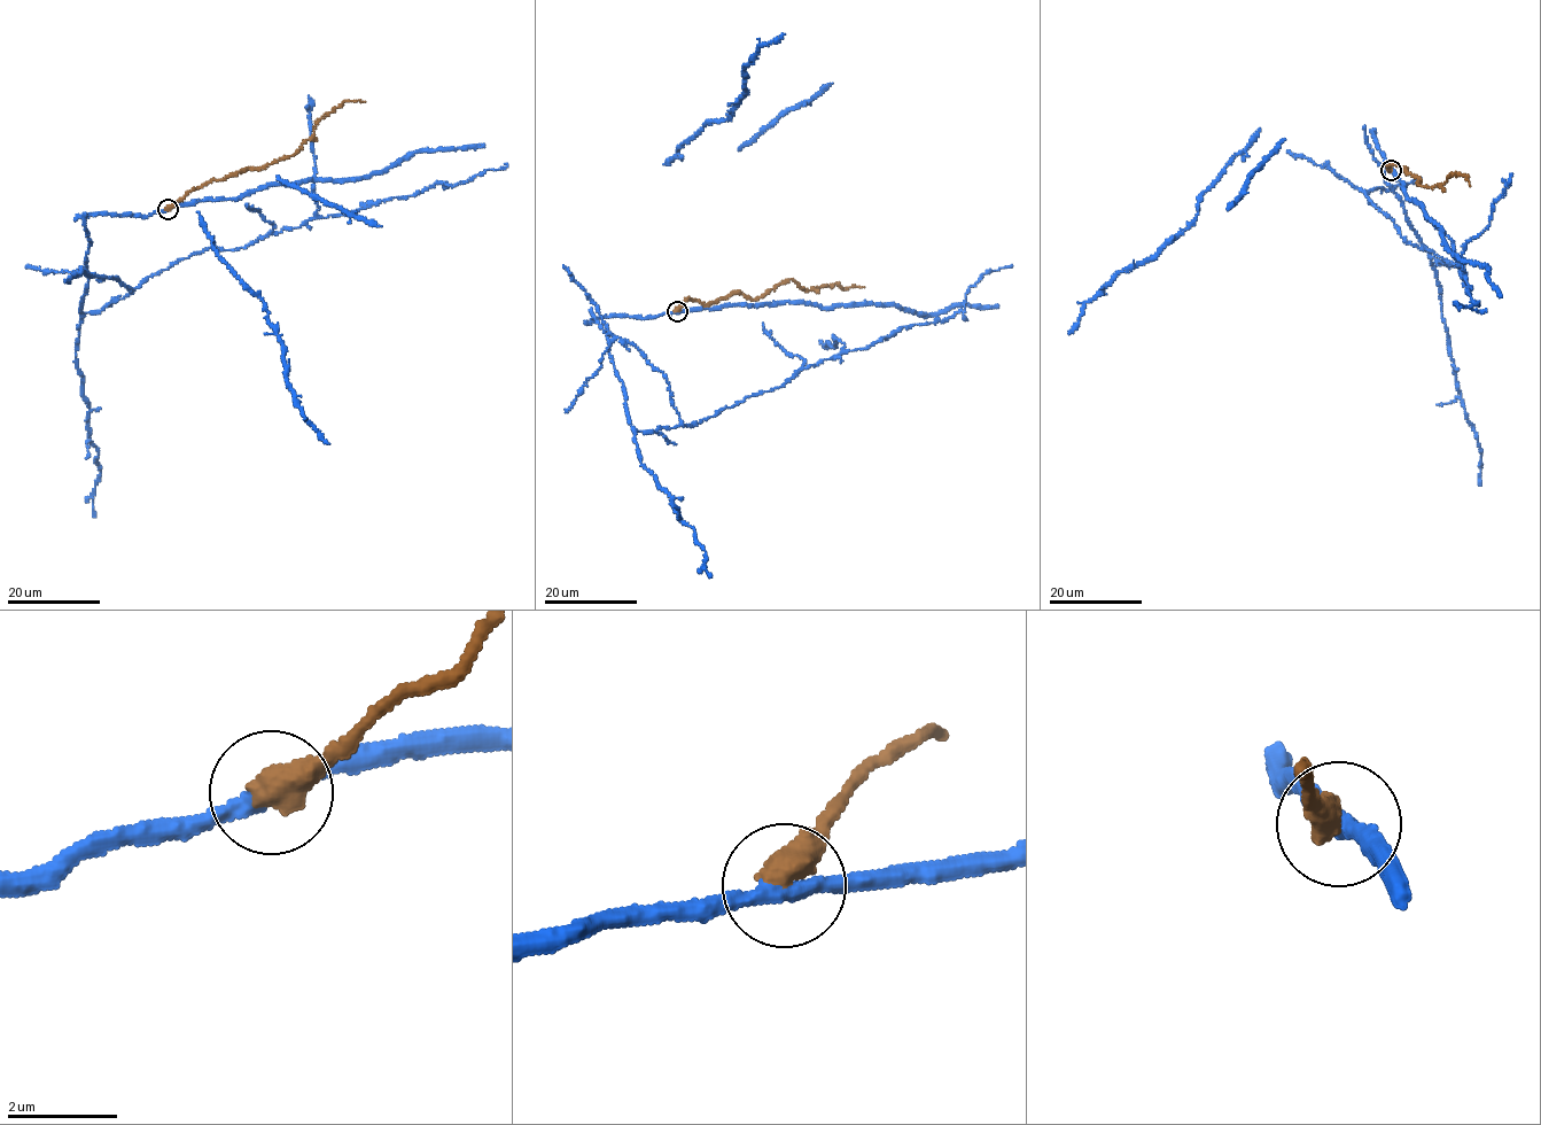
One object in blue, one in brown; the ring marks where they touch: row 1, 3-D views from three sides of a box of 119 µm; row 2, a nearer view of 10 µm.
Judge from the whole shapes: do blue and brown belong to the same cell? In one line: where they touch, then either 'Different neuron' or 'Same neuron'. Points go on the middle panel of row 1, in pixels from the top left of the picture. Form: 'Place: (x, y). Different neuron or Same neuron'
Place: (677, 311). Different neuron

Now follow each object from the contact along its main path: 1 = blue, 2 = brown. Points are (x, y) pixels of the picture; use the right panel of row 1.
1: (1391, 170), (1366, 132), (1424, 249), (1438, 263), (1465, 261), (1462, 276), (1478, 305), (1454, 303), (1461, 305)
2: (1391, 170), (1393, 164), (1403, 168), (1430, 188), (1450, 175), (1466, 175), (1470, 186)

